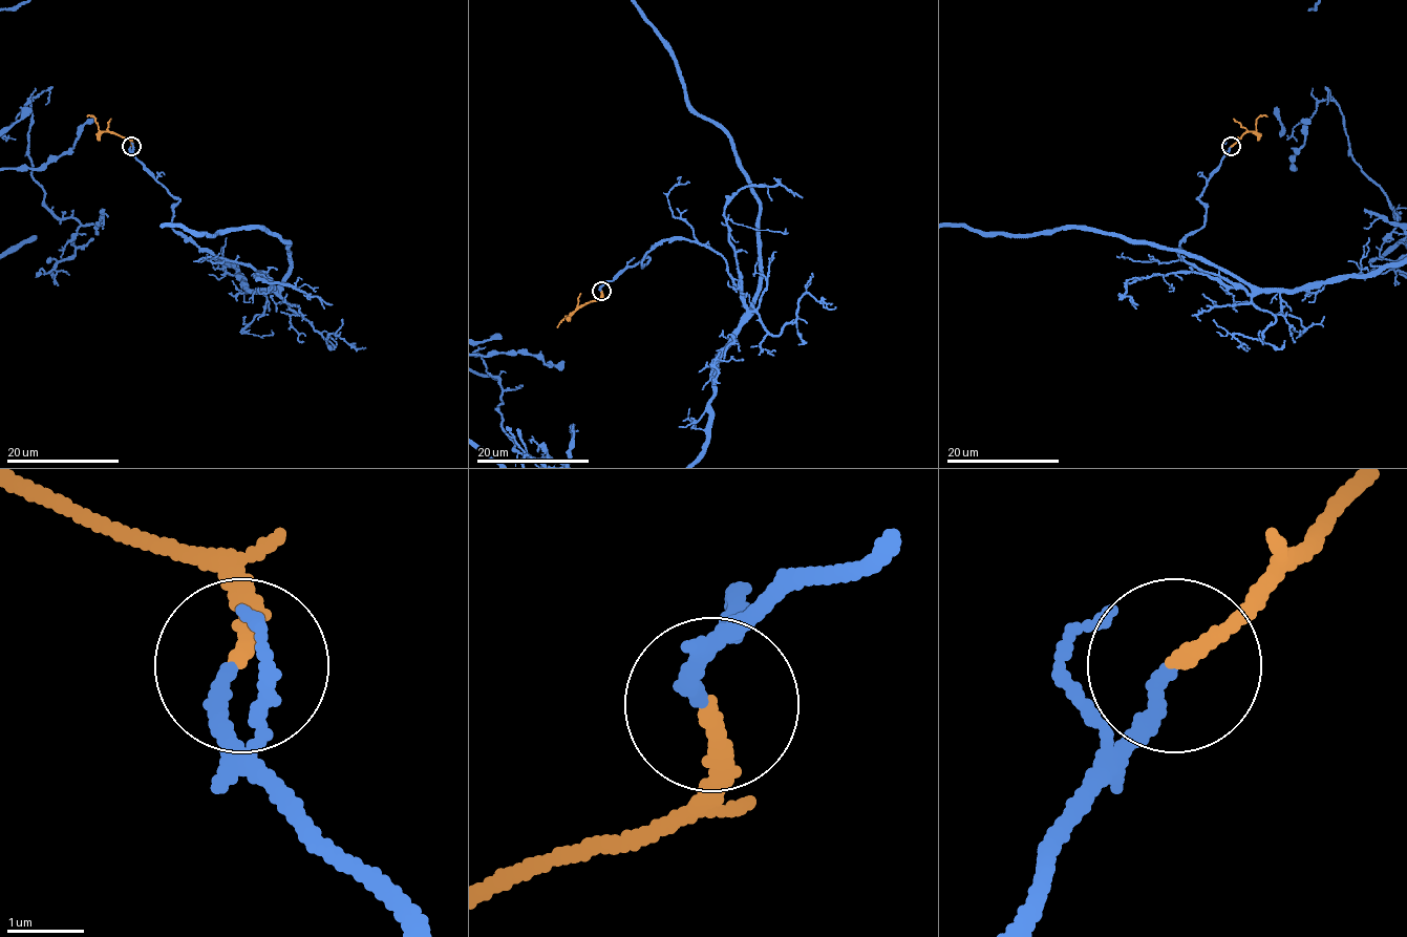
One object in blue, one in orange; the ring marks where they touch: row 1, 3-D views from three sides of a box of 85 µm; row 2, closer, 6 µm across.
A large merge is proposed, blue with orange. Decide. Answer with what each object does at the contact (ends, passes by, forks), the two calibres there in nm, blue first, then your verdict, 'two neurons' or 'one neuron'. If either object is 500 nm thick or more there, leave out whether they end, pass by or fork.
blue ends there; orange ends there; 220 nm thick on the blue side, 220 nm on the other; one neuron

